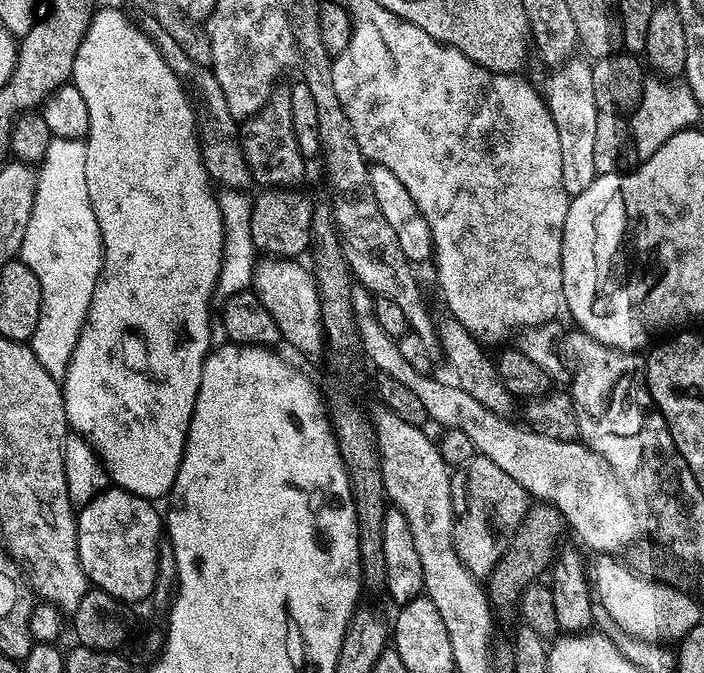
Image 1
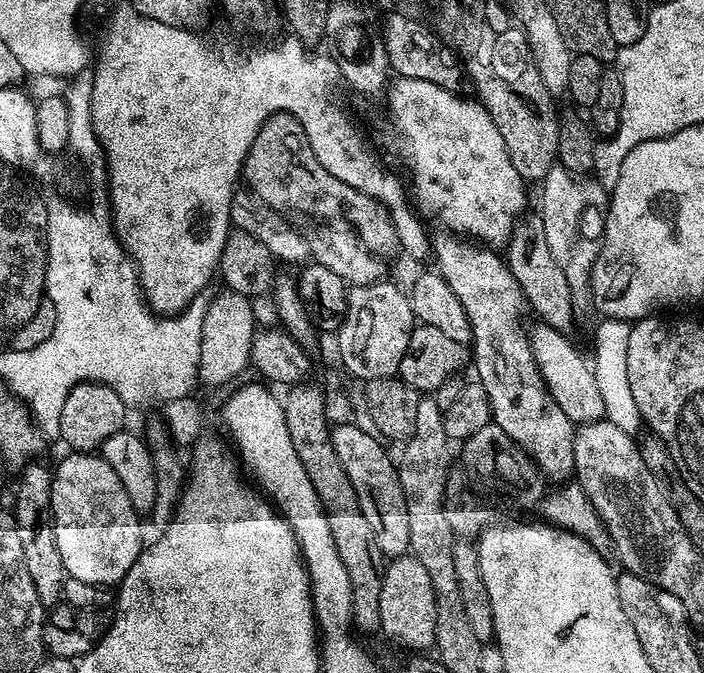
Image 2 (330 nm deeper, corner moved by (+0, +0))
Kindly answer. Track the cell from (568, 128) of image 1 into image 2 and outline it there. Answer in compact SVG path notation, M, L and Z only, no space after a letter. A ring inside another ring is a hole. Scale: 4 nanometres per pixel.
M553 166L545 174L540 192L540 209L538 215L542 222L542 230L546 230L546 243L550 246L550 254L554 254L554 262L562 266L566 278L574 286L588 283L588 275L592 272L592 263L596 261L597 241L587 240L580 233L580 219L587 208L595 204L603 205L606 200L606 188L591 175L576 175L569 169Z

